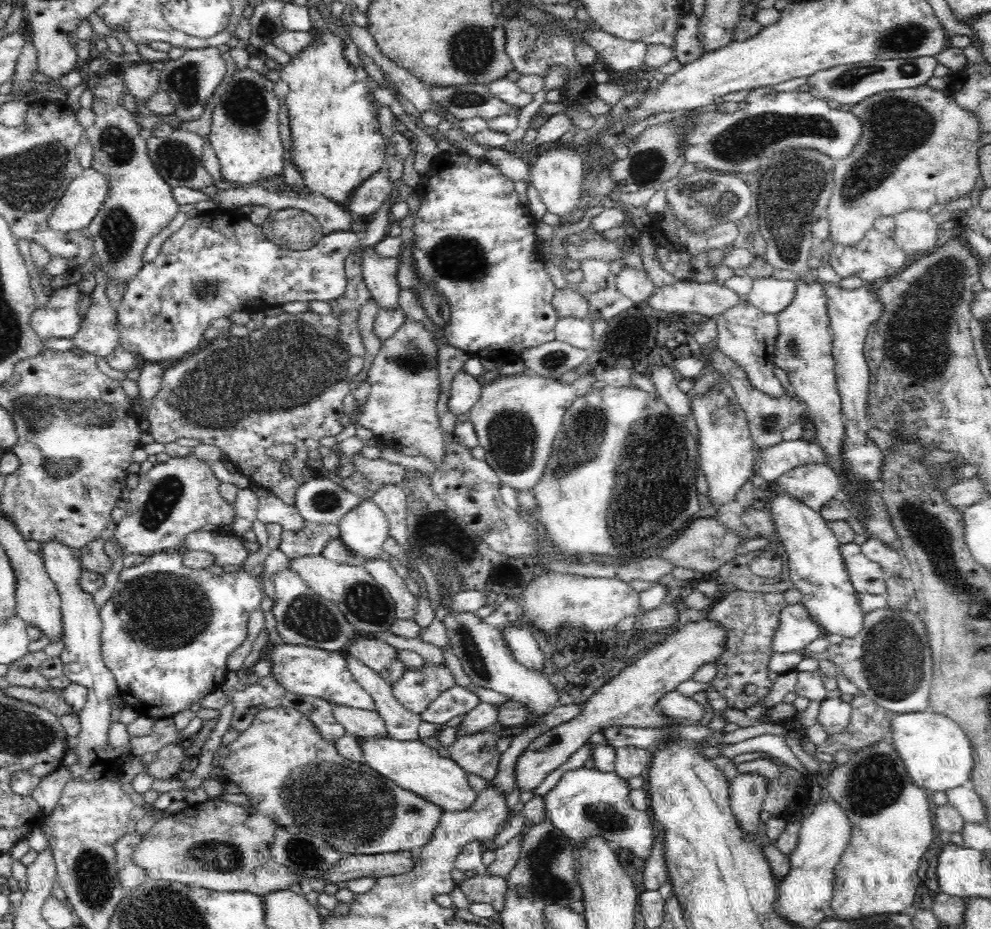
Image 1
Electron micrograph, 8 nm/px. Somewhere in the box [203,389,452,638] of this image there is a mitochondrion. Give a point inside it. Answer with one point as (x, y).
(367, 602)

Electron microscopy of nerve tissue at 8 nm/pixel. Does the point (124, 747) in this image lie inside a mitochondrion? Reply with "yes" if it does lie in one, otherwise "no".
no

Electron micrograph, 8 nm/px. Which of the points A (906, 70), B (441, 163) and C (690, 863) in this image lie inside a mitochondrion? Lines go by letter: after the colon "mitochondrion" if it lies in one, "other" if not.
A: mitochondrion
B: other
C: other

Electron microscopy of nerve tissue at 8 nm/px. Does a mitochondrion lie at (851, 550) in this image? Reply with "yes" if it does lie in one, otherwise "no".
no

